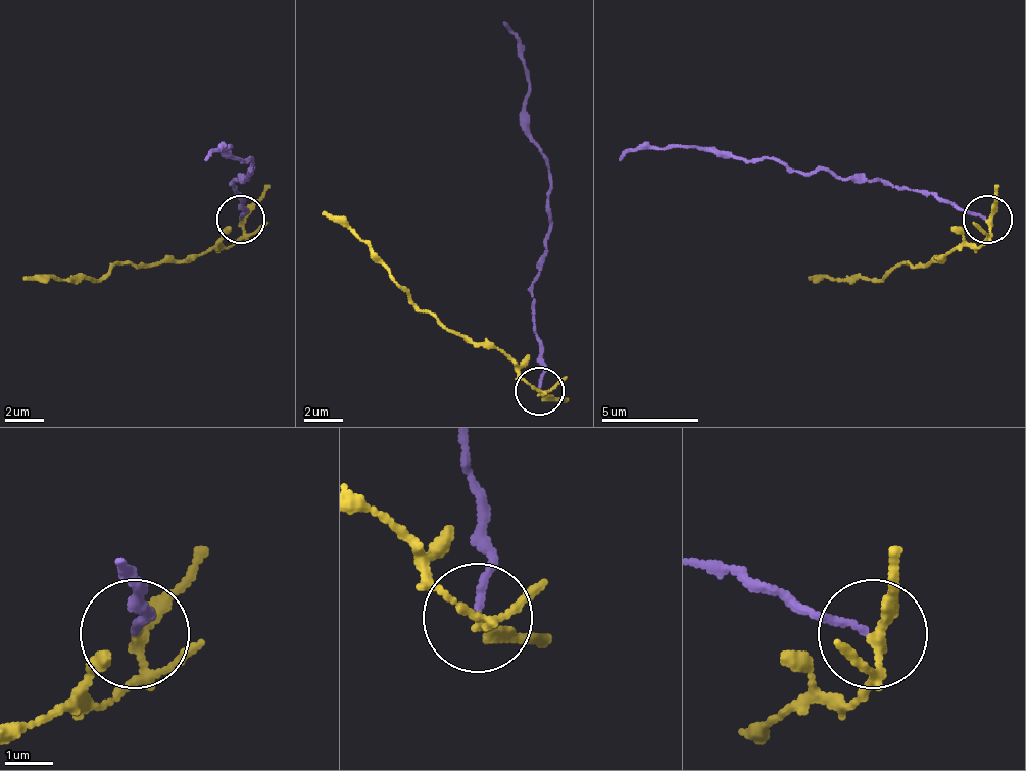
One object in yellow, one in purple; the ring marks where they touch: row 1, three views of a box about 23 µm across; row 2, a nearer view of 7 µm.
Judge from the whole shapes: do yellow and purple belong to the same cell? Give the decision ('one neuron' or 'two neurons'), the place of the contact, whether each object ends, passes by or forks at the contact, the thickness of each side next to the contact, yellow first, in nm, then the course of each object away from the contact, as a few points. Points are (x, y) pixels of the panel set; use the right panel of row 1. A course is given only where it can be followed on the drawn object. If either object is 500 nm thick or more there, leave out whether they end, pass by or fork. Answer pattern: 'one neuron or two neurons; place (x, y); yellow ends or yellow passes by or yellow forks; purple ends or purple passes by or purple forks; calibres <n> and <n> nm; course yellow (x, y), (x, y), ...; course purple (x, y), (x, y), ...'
two neurons; place (987, 219); yellow forks; purple ends; calibres 180 and 150 nm; course yellow (986, 218), (991, 232), (976, 247), (958, 247), (942, 261), (909, 261), (880, 281), (808, 281); course purple (986, 218), (962, 213), (889, 184), (836, 179), (827, 170), (792, 175), (773, 159), (667, 145), (619, 159)

